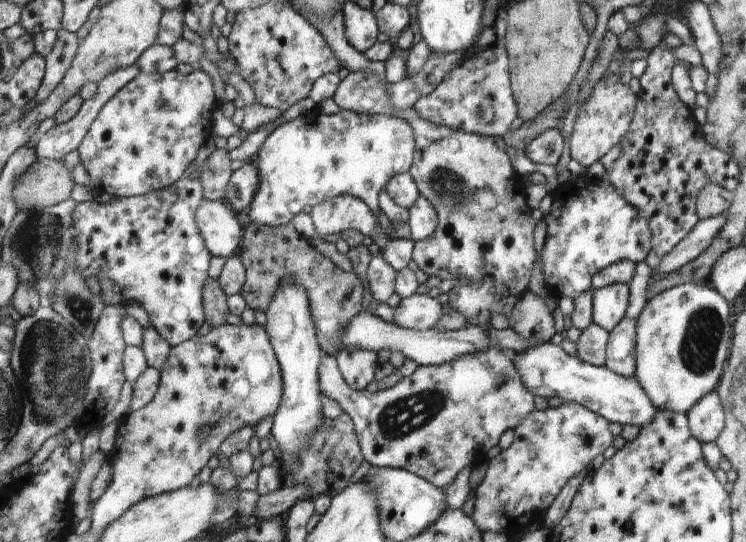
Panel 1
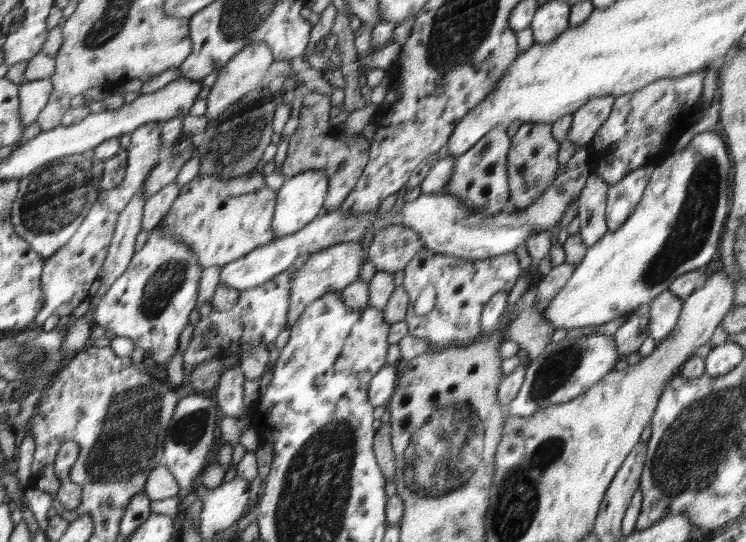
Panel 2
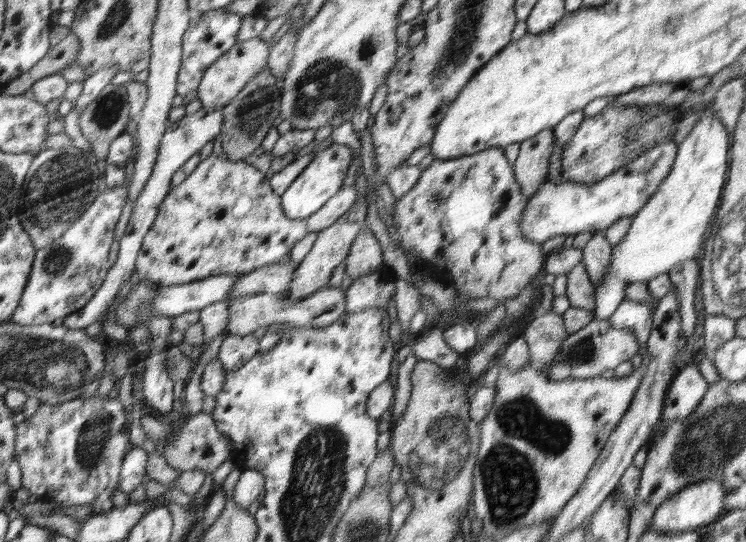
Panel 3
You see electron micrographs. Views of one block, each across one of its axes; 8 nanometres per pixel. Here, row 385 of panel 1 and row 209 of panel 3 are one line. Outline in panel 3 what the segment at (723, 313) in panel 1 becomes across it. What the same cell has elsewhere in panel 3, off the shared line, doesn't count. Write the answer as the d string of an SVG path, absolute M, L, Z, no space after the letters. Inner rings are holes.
M712 105L700 111L696 124L684 138L684 142L678 146L677 155L675 166L667 180L660 184L660 188L656 189L656 193L652 195L648 204L644 205L644 208L640 209L640 212L633 217L630 229L626 231L624 239L612 247L612 260L608 273L604 273L604 281L598 281L594 285L596 307L594 307L592 315L596 320L606 320L612 316L612 313L628 299L627 288L629 285L634 282L650 282L652 278L659 277L660 274L669 273L676 264L696 258L698 250L702 250L702 242L704 242L708 224L719 209L720 201L723 198L723 189L727 184L726 172L730 172L726 126L723 119L712 110Z

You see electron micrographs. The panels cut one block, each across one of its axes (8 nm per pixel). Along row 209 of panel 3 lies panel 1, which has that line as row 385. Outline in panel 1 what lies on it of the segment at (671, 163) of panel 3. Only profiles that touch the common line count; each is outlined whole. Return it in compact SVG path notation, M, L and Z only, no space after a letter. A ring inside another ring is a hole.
M558 342L536 344L528 350L513 353L512 362L516 372L520 373L524 386L532 396L552 398L558 396L565 402L575 402L584 408L603 416L608 422L618 422L621 425L632 425L642 428L652 423L656 417L656 410L648 393L636 378L624 378L612 372L606 366L590 365L579 356L570 356L562 349Z

